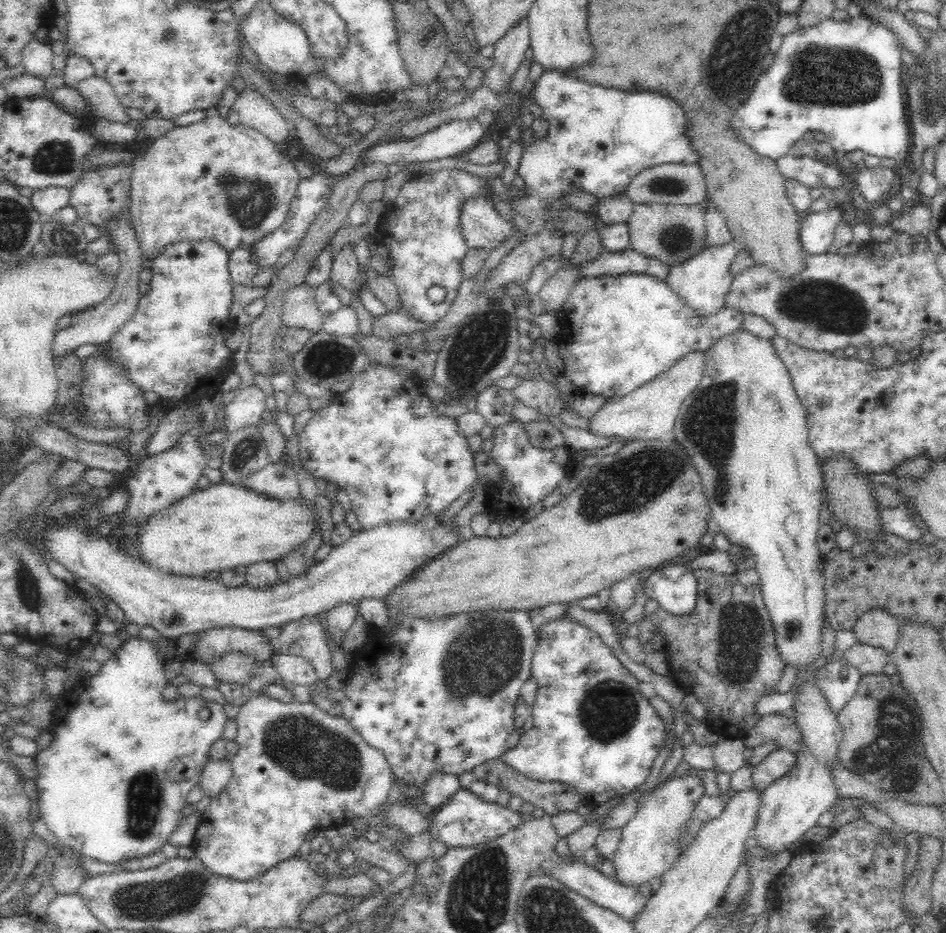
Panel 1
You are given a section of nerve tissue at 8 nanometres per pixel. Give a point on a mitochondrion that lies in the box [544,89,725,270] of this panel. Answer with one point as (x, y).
(675, 240)

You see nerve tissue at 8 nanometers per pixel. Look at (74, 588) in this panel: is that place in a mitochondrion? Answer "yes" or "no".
no

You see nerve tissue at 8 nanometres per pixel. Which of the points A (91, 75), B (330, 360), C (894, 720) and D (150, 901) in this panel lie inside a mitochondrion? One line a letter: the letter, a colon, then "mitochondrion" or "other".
A: other
B: mitochondrion
C: mitochondrion
D: mitochondrion

